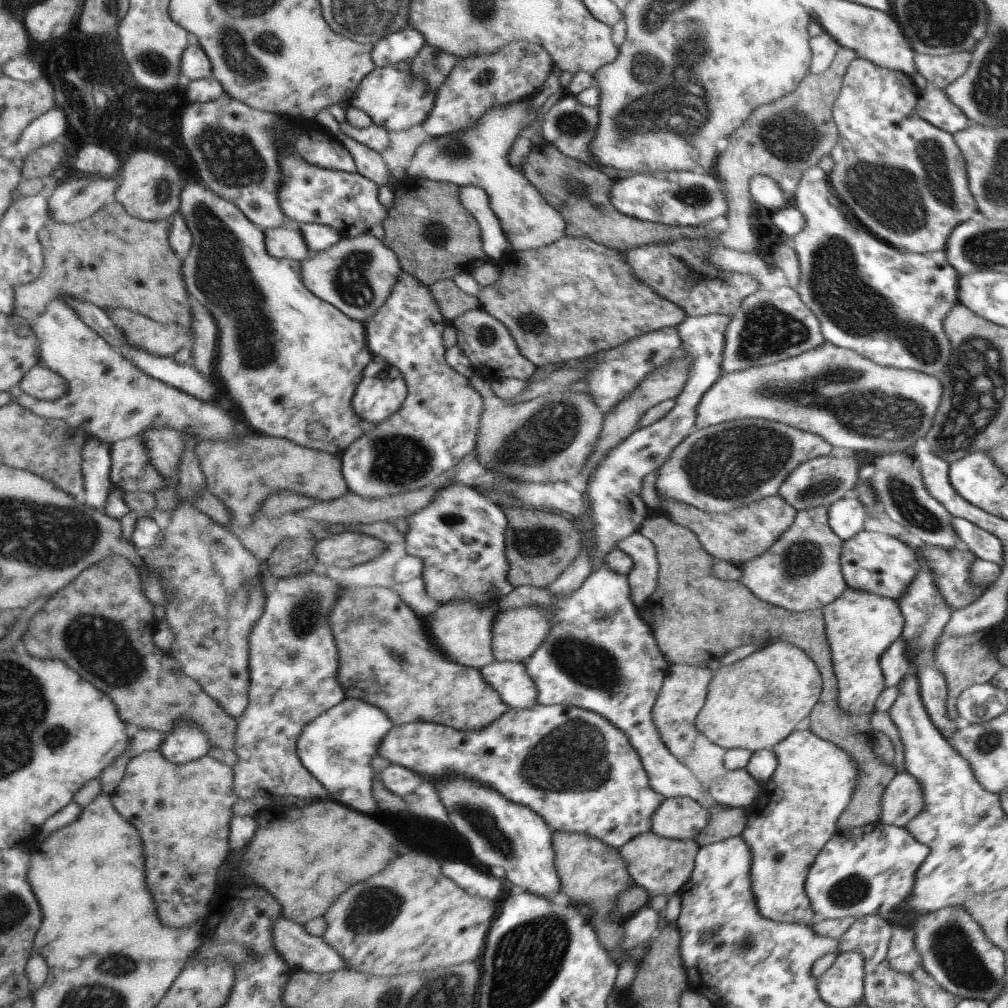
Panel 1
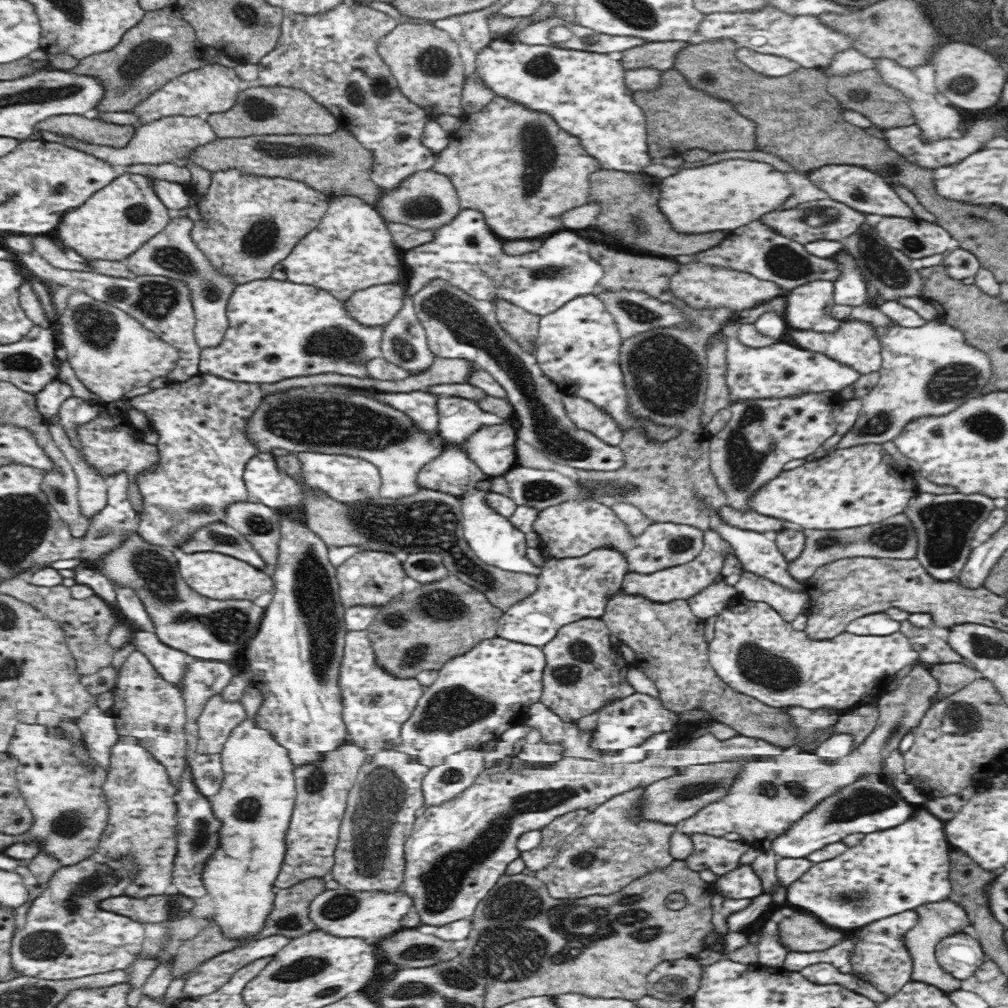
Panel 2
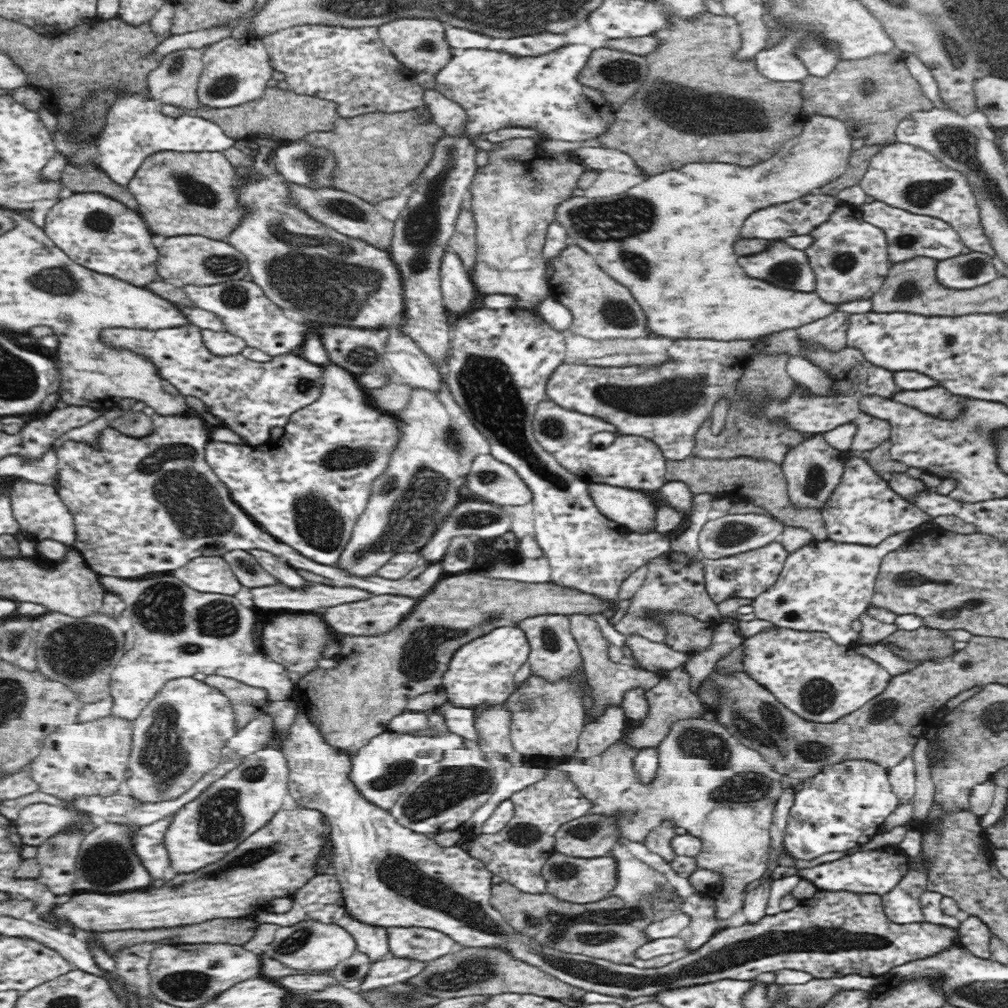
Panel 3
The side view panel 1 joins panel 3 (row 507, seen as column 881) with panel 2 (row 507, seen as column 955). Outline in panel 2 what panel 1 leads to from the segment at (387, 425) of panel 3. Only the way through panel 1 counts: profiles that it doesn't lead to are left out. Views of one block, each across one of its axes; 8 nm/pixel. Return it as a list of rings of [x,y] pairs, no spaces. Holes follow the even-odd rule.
[[[314,452],[297,454],[301,463],[299,477],[291,476],[287,471],[280,470],[274,458],[269,454],[257,453],[245,465],[243,479],[247,488],[248,501],[259,502],[272,509],[280,517],[296,517],[305,520],[306,498],[312,492],[328,496],[342,505],[362,504],[368,498],[379,495],[382,477],[378,467],[354,455],[332,455]]]

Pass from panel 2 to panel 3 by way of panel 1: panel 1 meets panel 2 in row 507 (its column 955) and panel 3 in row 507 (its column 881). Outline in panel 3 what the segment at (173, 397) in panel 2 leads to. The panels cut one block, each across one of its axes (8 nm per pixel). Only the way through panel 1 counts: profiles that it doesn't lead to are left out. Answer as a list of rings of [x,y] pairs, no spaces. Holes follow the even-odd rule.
[[[160,414],[152,416],[152,424],[154,430],[146,438],[132,438],[109,427],[100,434],[98,449],[83,442],[66,440],[57,450],[56,492],[69,508],[76,530],[75,541],[70,547],[96,574],[140,579],[144,574],[179,569],[194,558],[222,556],[230,550],[262,548],[280,556],[292,568],[310,570],[334,580],[334,586],[360,588],[372,595],[394,594],[422,600],[444,576],[442,566],[428,566],[428,570],[414,580],[388,580],[380,576],[352,578],[348,572],[336,574],[336,565],[320,566],[302,554],[296,554],[296,550],[276,542],[270,534],[264,534],[256,528],[252,518],[240,514],[240,510],[232,506],[235,502],[228,496],[228,487],[208,470],[204,448],[211,441],[208,424],[198,416],[160,418]]]

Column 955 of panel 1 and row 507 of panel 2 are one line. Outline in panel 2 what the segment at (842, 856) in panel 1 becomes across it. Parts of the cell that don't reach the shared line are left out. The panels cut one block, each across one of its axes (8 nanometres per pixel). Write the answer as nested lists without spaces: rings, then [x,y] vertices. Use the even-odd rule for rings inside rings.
[[[917,492],[911,498],[904,513],[917,534],[916,559],[928,574],[944,581],[959,576],[975,545],[973,539],[976,530],[990,516],[994,507],[994,499],[984,494]]]

